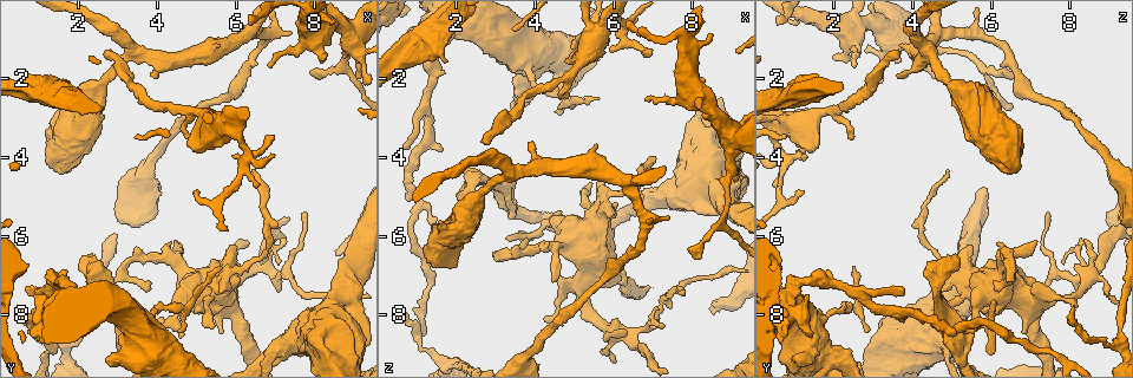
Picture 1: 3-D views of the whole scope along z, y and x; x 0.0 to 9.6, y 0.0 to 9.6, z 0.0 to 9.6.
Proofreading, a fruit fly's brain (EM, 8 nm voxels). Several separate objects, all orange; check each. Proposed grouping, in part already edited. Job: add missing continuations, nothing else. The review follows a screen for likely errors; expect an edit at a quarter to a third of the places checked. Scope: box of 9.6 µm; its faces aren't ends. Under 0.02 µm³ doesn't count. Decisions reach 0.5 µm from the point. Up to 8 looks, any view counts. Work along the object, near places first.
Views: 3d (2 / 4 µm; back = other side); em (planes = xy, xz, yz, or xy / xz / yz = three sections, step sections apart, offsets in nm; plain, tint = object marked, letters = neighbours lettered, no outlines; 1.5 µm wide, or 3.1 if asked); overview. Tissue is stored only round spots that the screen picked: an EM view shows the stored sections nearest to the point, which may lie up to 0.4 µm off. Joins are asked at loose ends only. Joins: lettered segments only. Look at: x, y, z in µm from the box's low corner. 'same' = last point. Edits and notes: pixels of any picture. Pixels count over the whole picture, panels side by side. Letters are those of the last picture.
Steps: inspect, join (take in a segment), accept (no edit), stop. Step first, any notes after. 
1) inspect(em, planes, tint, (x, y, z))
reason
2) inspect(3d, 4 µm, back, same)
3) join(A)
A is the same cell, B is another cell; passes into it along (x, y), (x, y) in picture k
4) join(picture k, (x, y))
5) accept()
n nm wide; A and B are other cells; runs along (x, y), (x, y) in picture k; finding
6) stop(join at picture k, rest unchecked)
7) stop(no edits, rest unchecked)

inspect(em, xz, step 4, tint, (2.70, 9.10, 1.05))

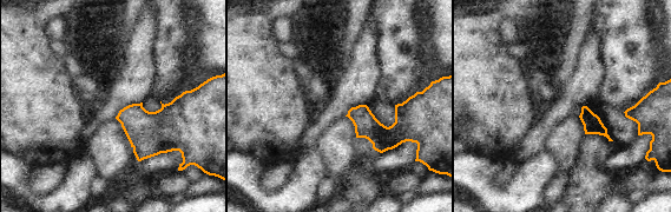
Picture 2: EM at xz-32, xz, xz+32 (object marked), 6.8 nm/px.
inspect(em, planes, letters, same)
cut it another way

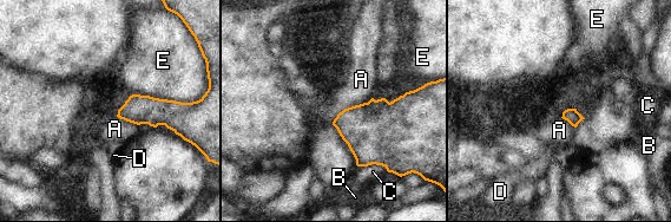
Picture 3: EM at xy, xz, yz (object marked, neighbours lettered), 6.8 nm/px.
accept()
A, B, C, D and E are other cells; border along (372, 98), (344, 108), (331, 124) in picture 3; no lettered segment goes on from it

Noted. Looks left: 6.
inspect(em, xz, step 8, tint, (5.45, 8.35, 4.60))
free end

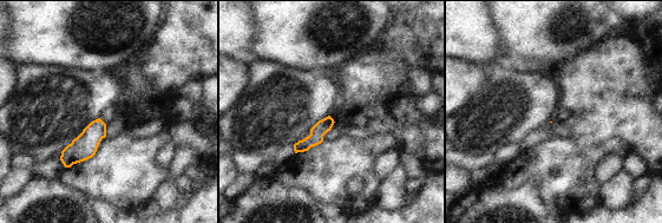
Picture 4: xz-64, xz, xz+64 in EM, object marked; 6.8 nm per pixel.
inspect(em, xz, step 8, letters, same)

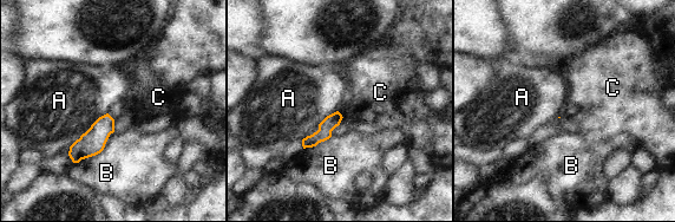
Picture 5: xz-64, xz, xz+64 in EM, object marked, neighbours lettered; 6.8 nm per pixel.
accept()
A, B and C are other cells; runs along (339, 117), (314, 139), (305, 143) in picture 5; none of them fits

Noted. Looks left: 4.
inspect(em, planes, tint, (1.60, 2.05, 5.65))
free end

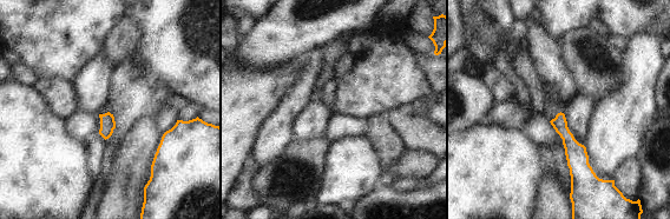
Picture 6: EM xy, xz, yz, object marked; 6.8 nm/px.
inspect(em, planes, letters, same)

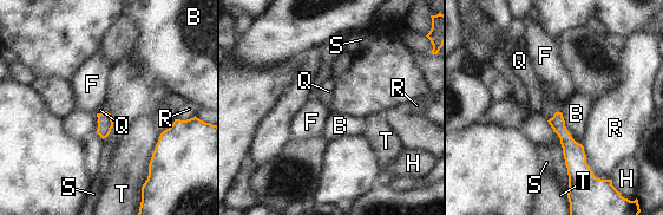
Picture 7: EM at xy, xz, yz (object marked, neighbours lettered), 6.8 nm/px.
join(Q)
Q is the same cell, B, F, H, R, S and T are other cells; passes into it along (570, 147), (553, 115), (535, 92) in picture 7; the neuron continues

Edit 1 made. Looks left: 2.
stop(join at picture 7, rest unchecked)

